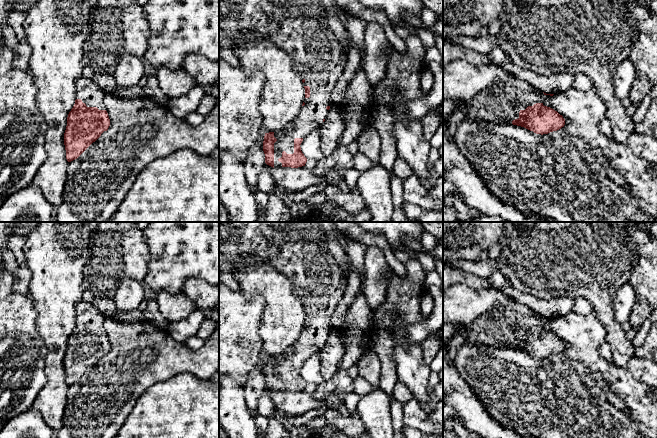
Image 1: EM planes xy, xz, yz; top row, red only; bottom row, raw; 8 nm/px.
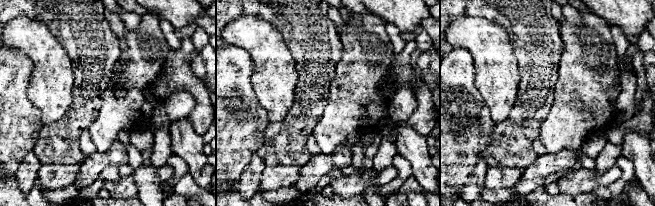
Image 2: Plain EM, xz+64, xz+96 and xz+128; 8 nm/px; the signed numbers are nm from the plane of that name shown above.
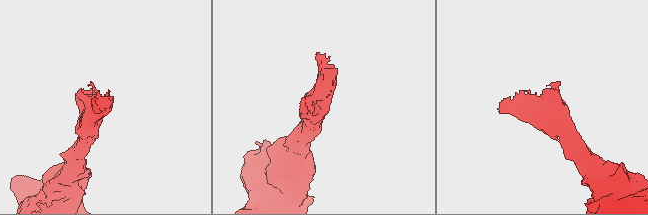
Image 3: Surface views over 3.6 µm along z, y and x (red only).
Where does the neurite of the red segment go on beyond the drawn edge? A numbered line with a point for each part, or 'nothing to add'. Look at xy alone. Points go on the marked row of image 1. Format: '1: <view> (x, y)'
1: xy (88, 91)

